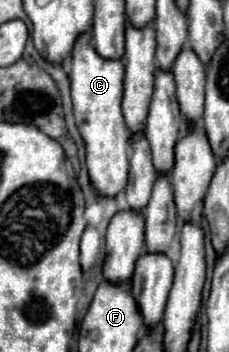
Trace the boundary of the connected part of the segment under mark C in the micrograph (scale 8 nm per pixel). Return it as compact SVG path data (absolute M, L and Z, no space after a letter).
M84 33L78 37L72 53L72 101L74 101L74 119L80 131L80 137L86 147L86 165L90 183L100 197L116 197L126 189L128 183L128 137L130 131L122 117L122 81L124 81L124 63L102 59L90 45L90 35Z

